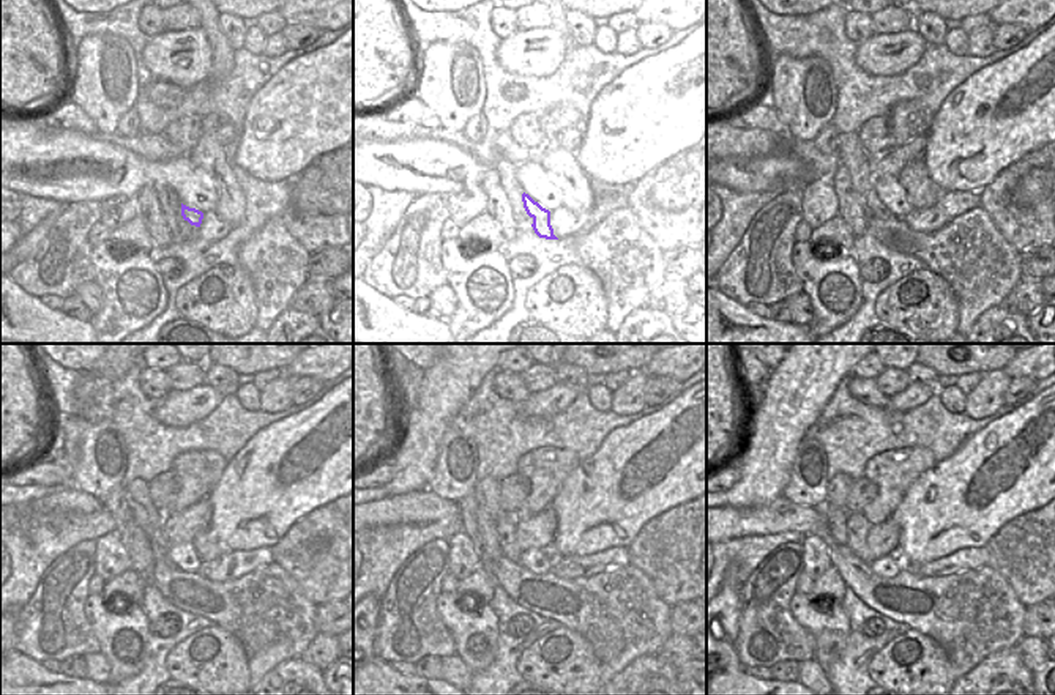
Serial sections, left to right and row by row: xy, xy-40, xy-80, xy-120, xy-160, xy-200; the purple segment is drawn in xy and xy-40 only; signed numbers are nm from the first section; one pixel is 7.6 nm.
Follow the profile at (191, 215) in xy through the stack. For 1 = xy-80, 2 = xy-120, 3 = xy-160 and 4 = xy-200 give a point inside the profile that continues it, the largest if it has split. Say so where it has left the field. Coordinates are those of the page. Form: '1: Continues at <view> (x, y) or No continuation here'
1: Continues at xy-80 (872, 205)
2: Continues at xy-120 (158, 542)
3: Continues at xy-160 (505, 527)
4: Continues at xy-200 (857, 527)

